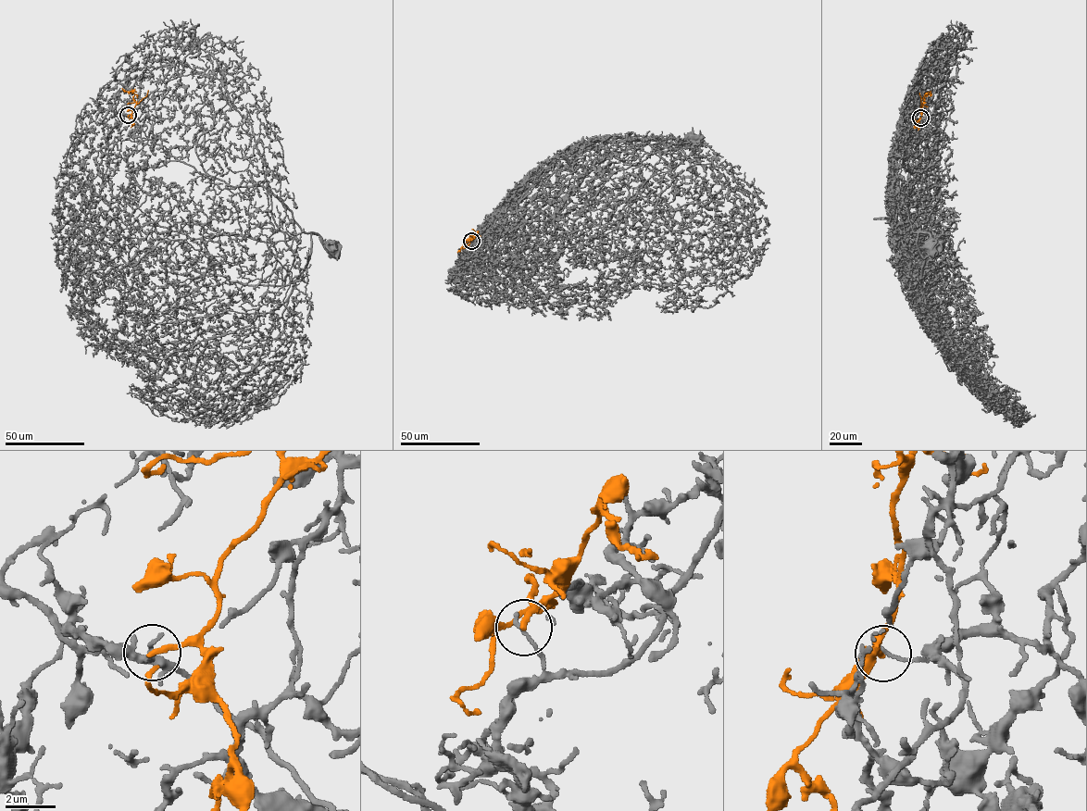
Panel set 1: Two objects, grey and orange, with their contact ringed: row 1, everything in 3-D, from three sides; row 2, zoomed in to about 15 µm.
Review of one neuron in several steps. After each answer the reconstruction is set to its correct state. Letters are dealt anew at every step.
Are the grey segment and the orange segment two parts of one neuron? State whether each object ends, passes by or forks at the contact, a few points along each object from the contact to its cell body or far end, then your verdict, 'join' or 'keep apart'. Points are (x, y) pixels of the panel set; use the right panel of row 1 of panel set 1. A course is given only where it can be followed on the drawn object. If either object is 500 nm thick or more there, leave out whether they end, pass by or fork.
grey ends; orange ends; course grey (921, 118), (925, 121), (898, 167), (891, 187), (897, 187), (913, 230), (929, 233), (932, 245); course orange (920, 118), (923, 96), (930, 93), (929, 92); keep apart

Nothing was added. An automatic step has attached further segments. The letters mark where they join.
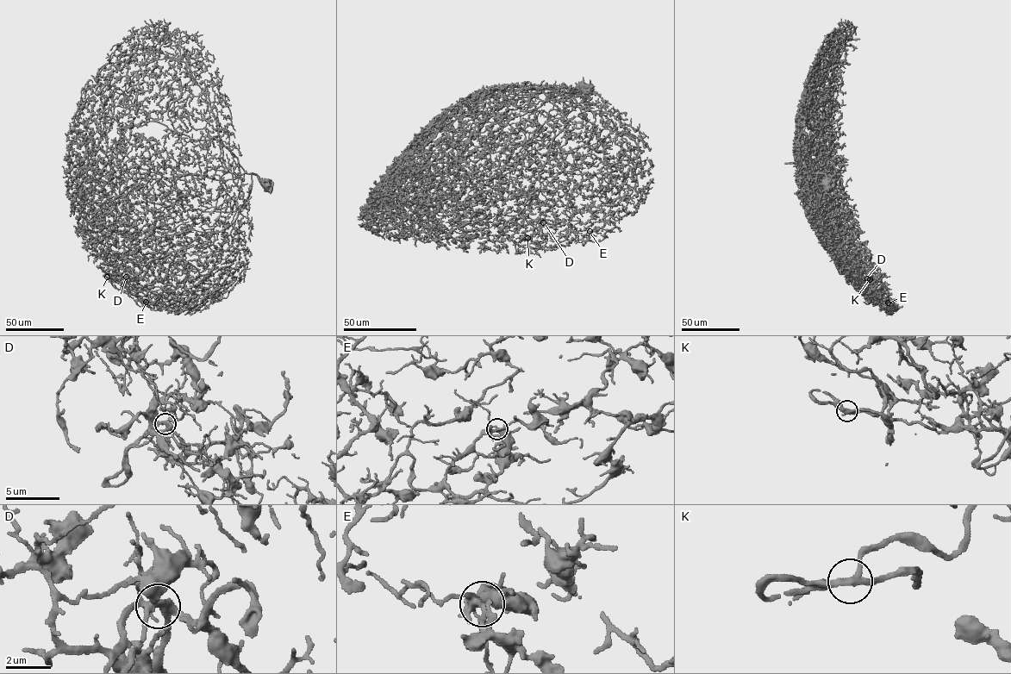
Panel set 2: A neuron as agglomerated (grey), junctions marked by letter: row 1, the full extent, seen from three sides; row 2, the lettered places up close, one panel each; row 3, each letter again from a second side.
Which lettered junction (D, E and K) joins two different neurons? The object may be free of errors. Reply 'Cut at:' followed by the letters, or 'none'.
Cut at: none

